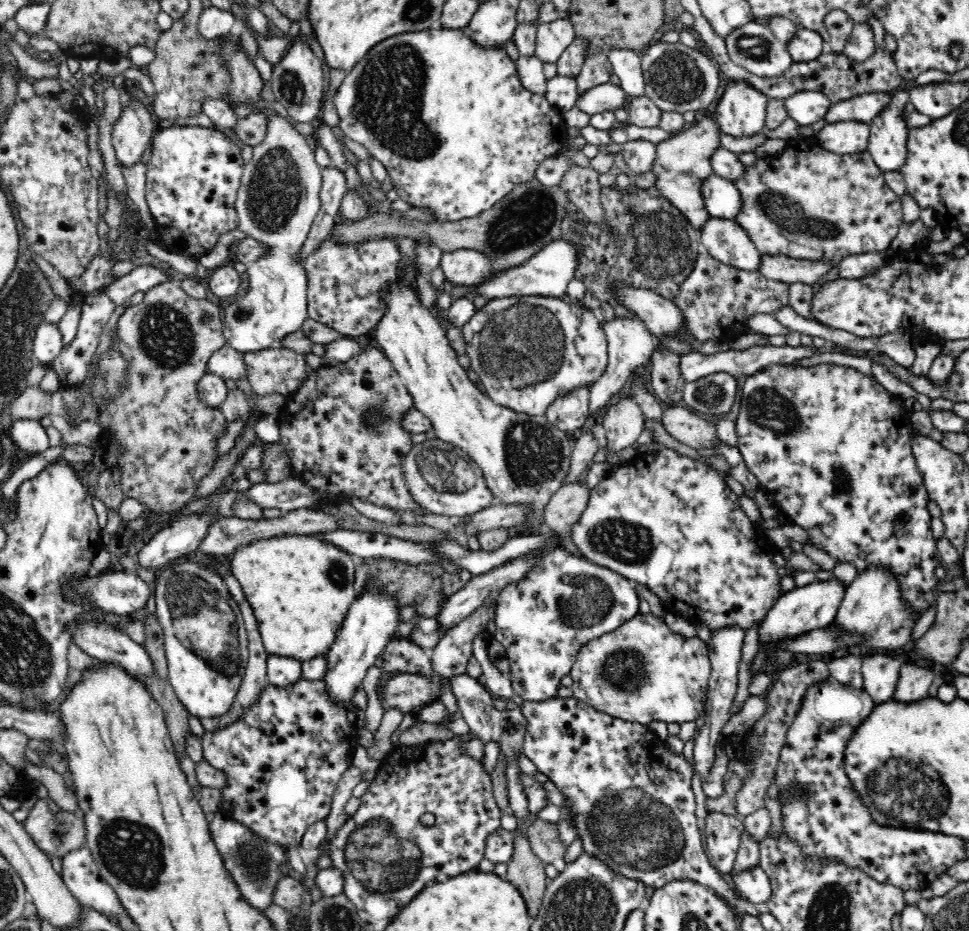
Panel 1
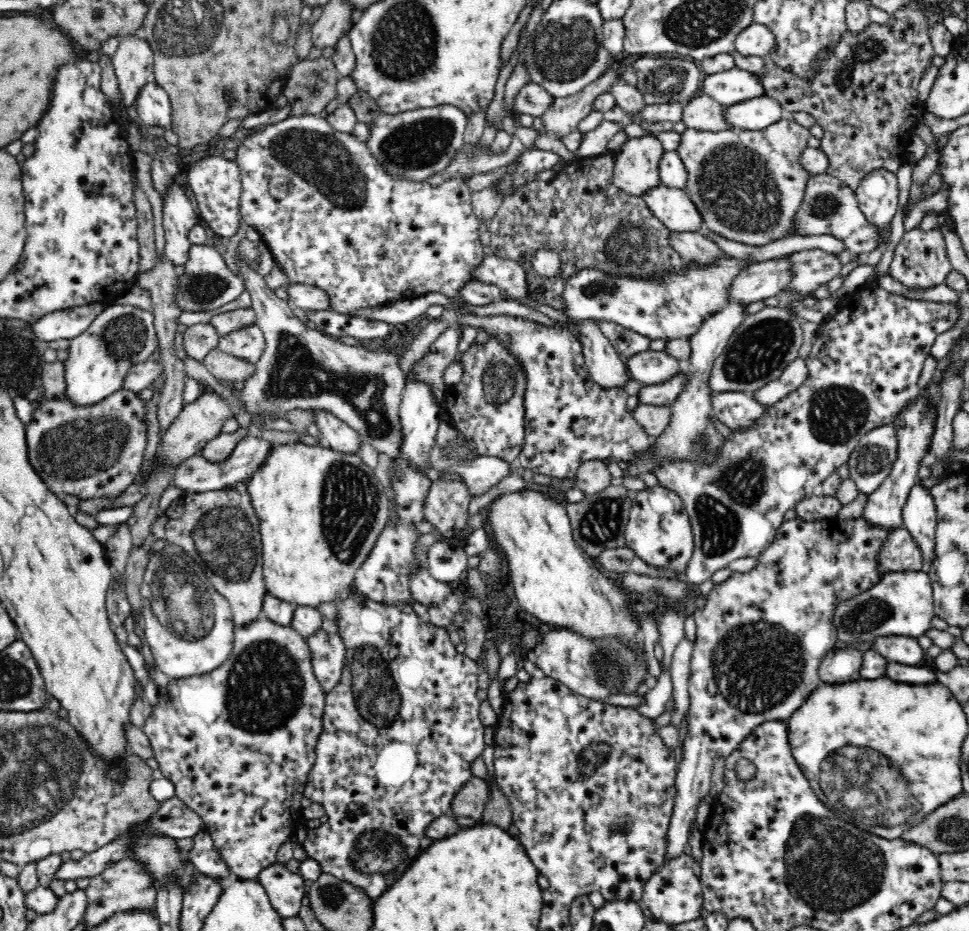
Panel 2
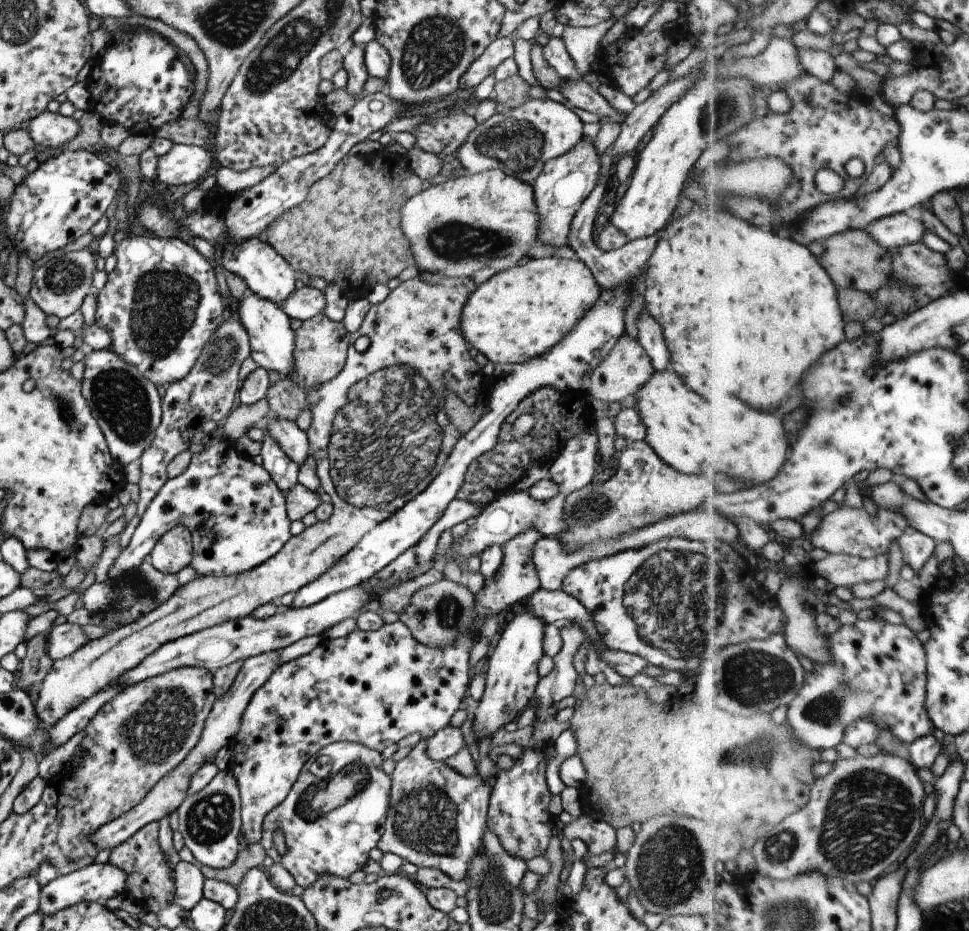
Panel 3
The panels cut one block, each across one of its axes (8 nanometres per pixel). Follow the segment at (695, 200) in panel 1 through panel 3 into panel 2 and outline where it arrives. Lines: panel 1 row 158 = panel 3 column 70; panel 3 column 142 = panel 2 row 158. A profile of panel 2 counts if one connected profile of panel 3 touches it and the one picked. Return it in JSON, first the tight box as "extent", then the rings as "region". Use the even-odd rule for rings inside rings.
{"extent":[613,135,662,196],"region":[[[654,135],[628,138],[614,152],[613,184],[620,191],[634,196],[659,186],[658,160],[662,152],[662,143]]]}

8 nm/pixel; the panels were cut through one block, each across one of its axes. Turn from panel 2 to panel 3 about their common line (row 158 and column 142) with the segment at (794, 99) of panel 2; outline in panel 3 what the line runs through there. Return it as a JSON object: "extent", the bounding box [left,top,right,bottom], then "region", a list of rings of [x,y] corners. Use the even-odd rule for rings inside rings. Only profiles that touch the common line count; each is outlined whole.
{"extent":[107,821,174,912],"region":[[[157,821],[150,822],[132,834],[127,840],[111,849],[107,863],[123,870],[126,876],[124,894],[135,900],[145,900],[147,910],[157,912],[165,906],[174,903],[174,880],[172,869],[166,863],[164,854],[158,845],[159,825]]]}

